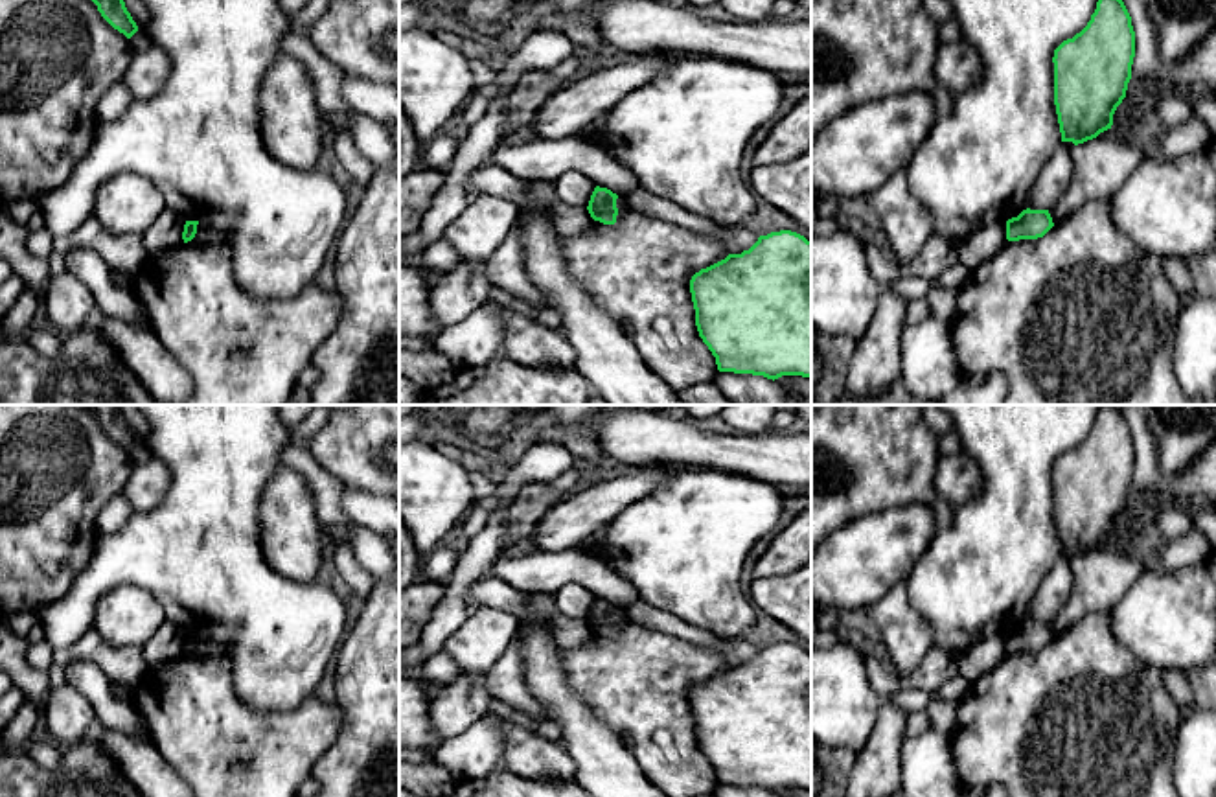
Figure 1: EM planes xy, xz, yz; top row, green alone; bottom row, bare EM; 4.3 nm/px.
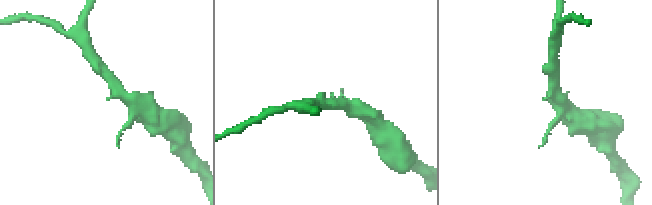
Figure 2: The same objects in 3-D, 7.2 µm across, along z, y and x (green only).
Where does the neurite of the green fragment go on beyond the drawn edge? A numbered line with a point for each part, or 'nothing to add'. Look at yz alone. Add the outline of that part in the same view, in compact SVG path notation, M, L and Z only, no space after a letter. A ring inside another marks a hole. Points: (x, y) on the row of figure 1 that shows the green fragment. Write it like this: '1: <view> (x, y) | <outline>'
nothing to add

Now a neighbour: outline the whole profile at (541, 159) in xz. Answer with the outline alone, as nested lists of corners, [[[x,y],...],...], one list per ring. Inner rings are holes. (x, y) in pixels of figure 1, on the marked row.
[[[537,136],[524,145],[499,144],[489,155],[489,164],[504,167],[521,180],[554,182],[567,171],[578,171],[616,195],[627,195],[637,188],[629,169],[596,142],[579,136],[561,140]]]

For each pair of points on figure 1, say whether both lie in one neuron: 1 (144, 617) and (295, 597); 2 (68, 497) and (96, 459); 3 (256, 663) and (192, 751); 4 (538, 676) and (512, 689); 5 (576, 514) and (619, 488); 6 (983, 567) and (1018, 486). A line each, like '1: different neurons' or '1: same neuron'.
1: different neurons
2: same neuron
3: different neurons
4: different neurons
5: same neuron
6: same neuron

